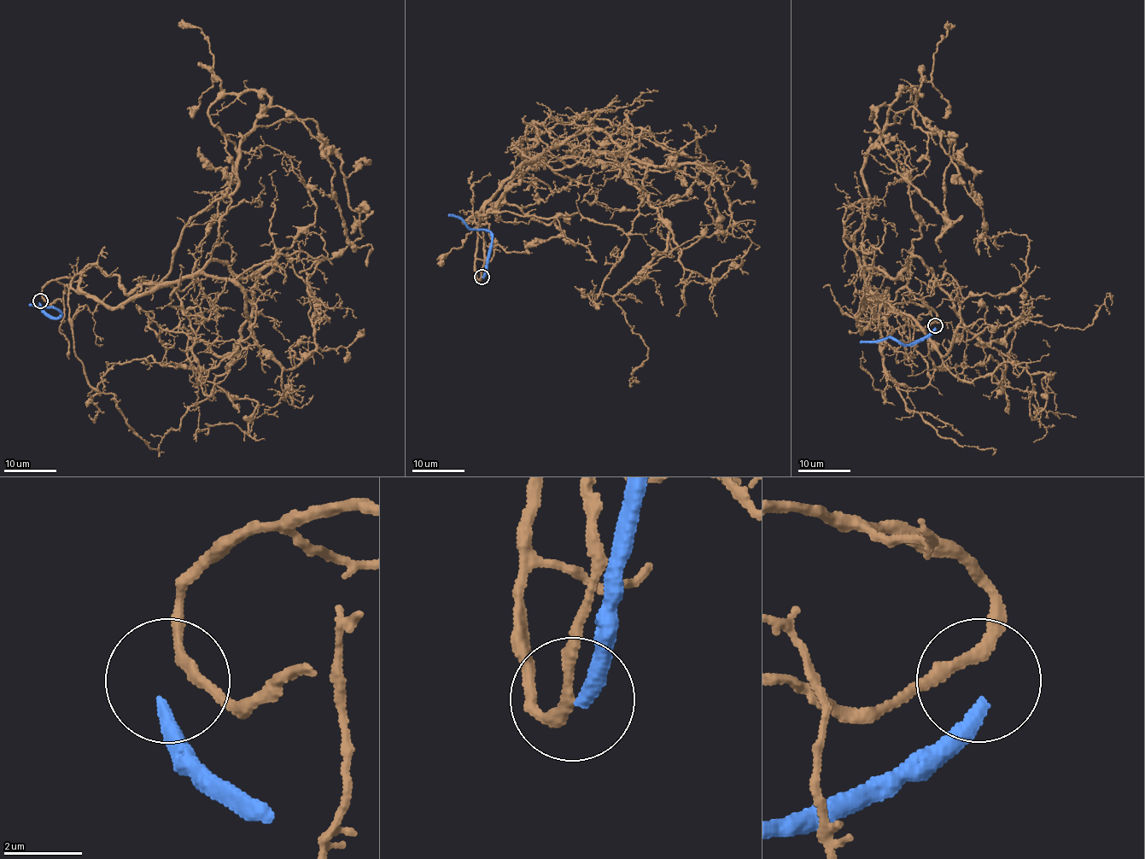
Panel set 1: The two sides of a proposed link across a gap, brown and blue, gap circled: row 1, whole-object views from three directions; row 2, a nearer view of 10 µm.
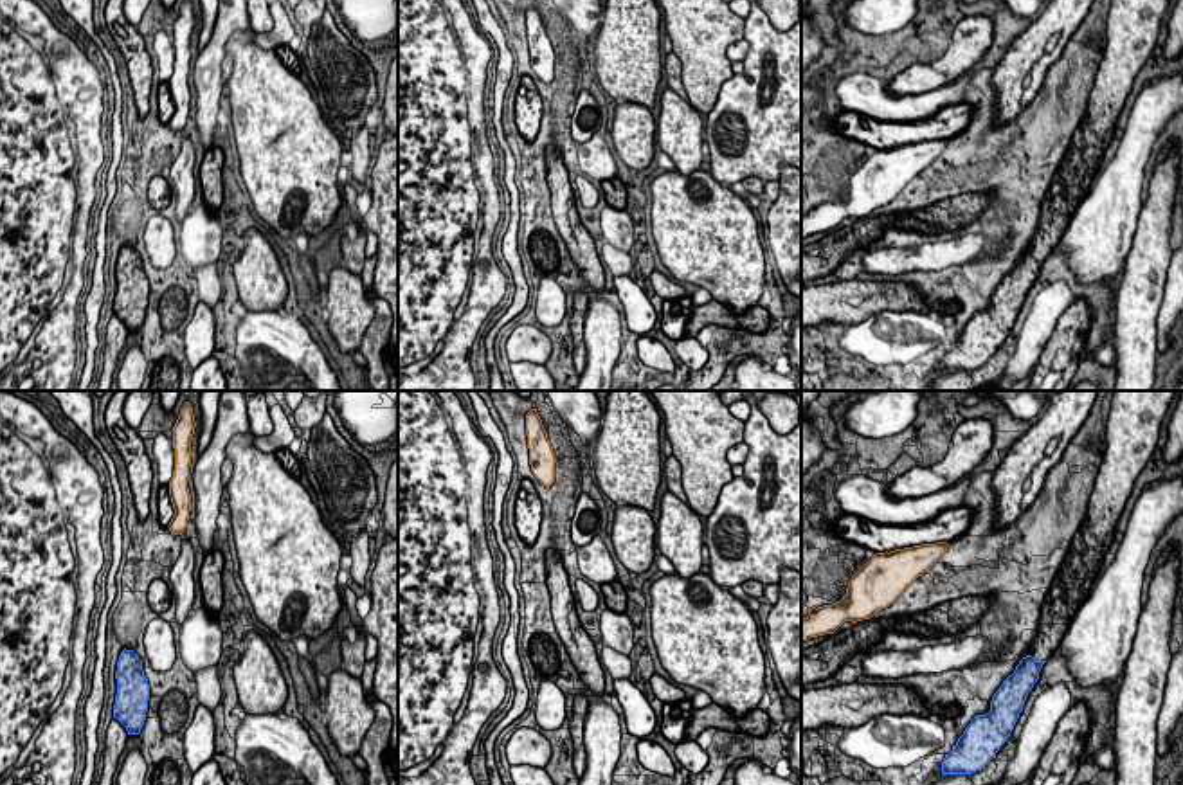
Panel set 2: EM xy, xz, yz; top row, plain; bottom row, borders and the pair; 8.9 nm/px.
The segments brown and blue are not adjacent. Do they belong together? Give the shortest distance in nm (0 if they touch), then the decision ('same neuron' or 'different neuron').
gap 1100 nm; different neuron

